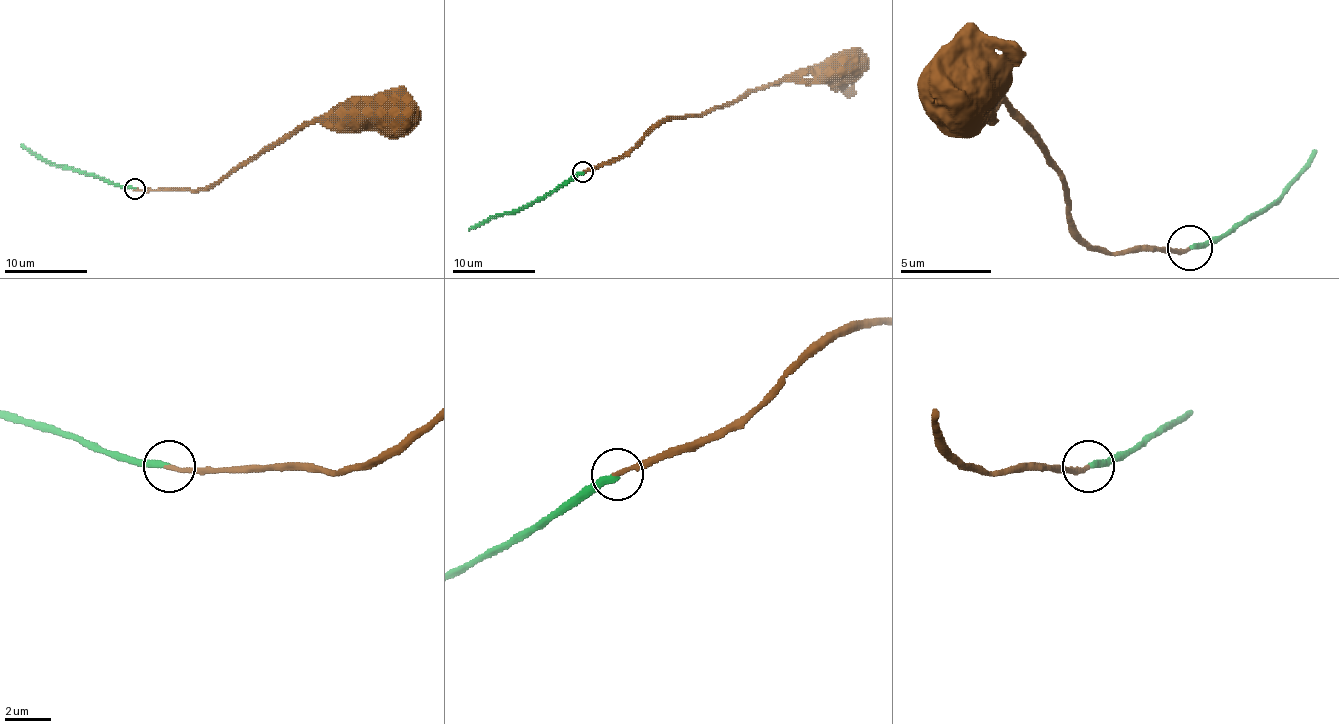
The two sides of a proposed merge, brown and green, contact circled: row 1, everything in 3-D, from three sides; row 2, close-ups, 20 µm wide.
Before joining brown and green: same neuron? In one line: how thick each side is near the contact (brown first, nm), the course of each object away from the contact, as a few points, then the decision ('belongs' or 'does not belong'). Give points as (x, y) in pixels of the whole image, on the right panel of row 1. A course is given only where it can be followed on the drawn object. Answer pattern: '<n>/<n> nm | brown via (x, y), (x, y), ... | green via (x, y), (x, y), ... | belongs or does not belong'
200/320 nm | brown via (1190, 246), (1159, 251), (1099, 251), (1072, 224), (1068, 187), (1045, 160), (1040, 142), (972, 78), (949, 74) | green via (1190, 246), (1204, 246), (1272, 201), (1318, 151) | belongs

